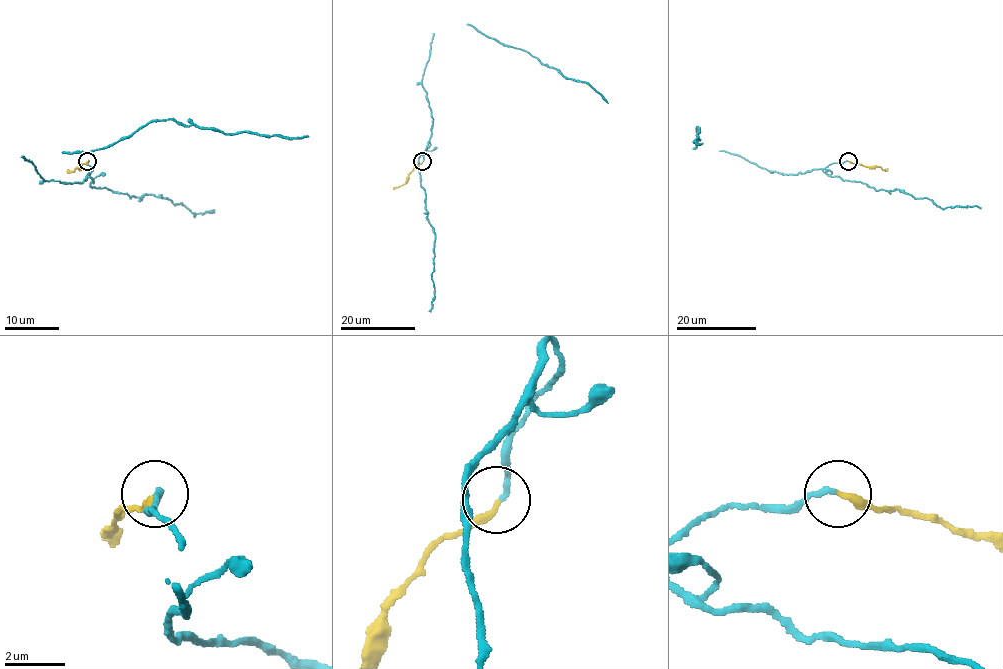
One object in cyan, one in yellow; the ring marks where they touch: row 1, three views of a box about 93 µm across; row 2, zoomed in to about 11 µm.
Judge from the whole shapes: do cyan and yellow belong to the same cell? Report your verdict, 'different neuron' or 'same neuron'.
same neuron

